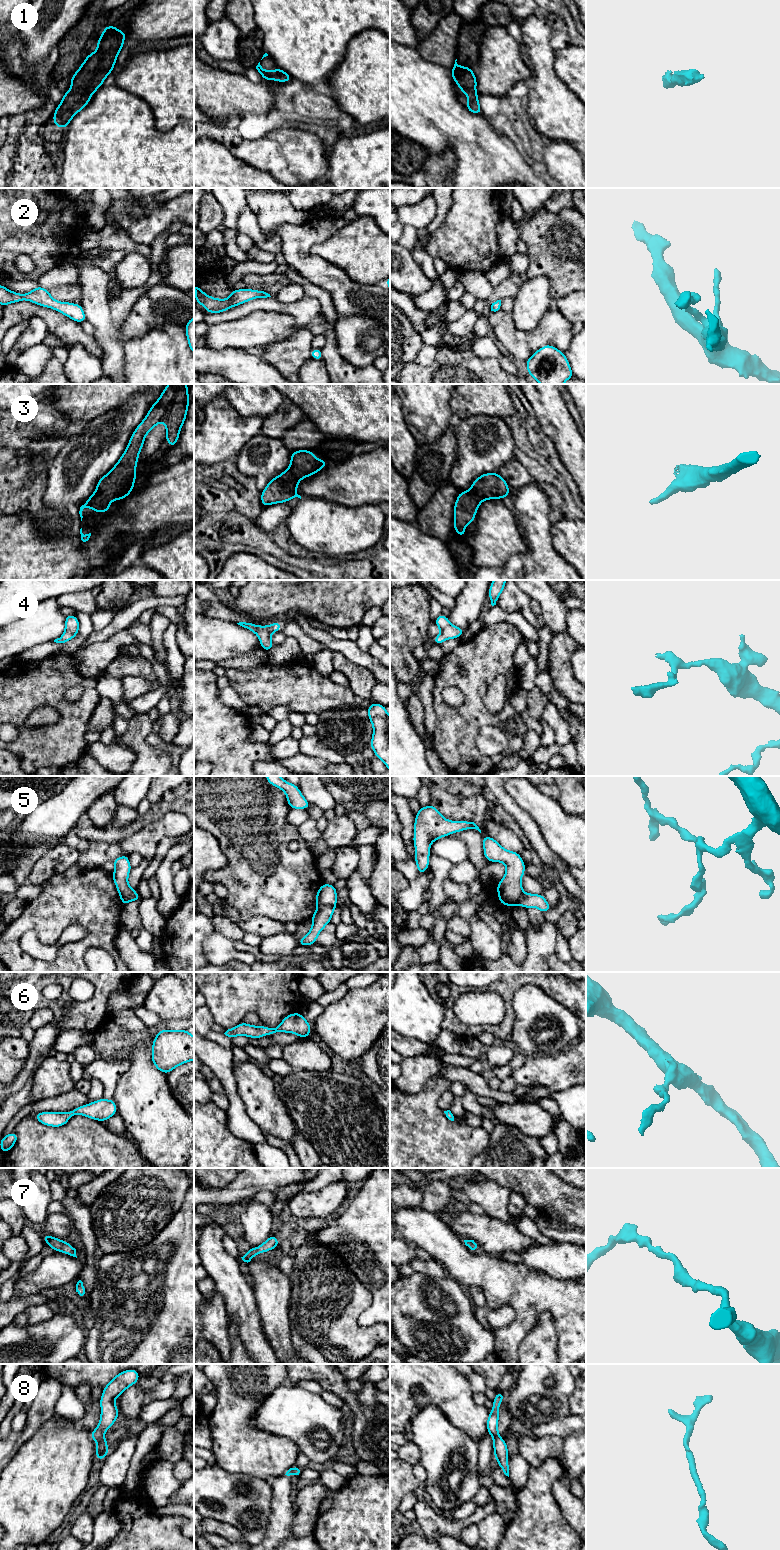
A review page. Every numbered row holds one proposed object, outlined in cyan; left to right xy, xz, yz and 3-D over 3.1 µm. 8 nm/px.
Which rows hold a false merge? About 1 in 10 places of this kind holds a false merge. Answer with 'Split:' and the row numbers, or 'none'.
Split: 5

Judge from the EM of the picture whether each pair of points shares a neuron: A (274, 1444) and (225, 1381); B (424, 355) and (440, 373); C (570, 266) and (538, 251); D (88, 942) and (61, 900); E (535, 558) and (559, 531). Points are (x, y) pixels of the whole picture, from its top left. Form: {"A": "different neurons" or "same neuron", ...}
{"A": "same neuron", "B": "different neurons", "C": "same neuron", "D": "same neuron", "E": "different neurons"}

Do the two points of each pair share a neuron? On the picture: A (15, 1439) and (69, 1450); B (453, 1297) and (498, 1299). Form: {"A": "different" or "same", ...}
{"A": "different", "B": "different"}

